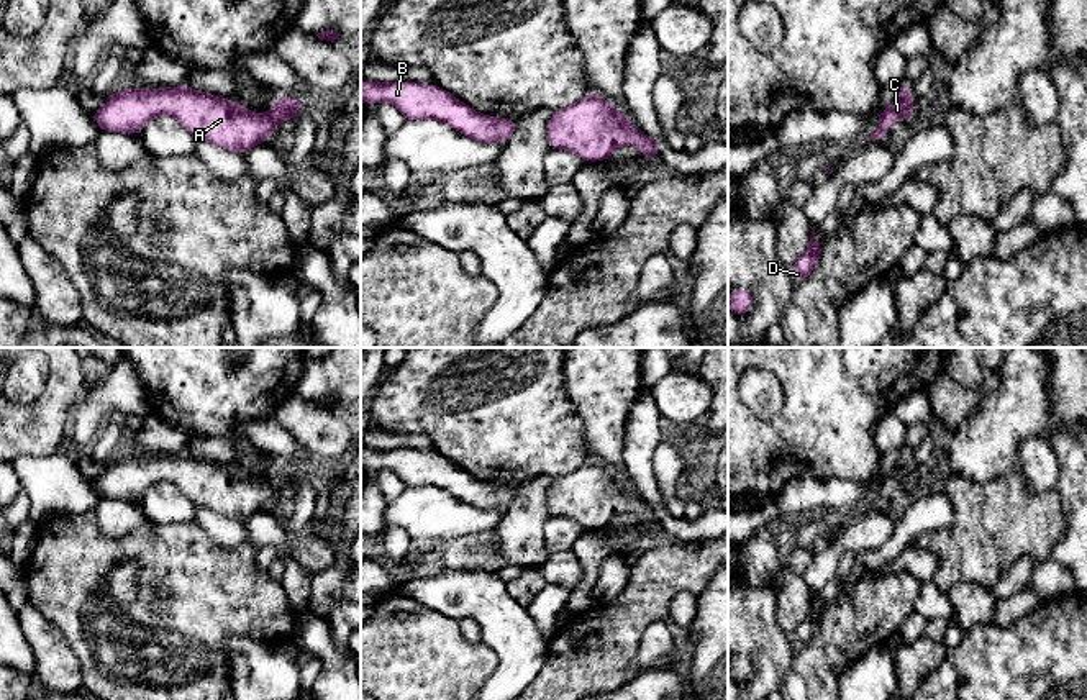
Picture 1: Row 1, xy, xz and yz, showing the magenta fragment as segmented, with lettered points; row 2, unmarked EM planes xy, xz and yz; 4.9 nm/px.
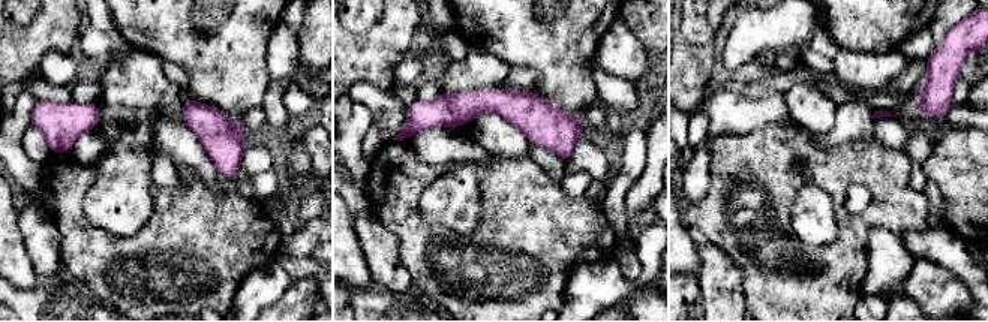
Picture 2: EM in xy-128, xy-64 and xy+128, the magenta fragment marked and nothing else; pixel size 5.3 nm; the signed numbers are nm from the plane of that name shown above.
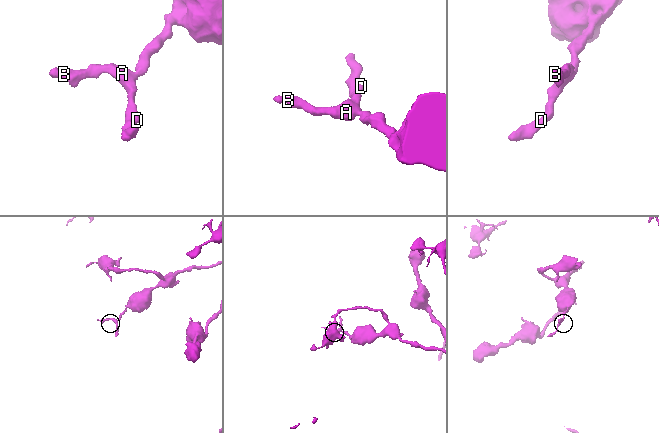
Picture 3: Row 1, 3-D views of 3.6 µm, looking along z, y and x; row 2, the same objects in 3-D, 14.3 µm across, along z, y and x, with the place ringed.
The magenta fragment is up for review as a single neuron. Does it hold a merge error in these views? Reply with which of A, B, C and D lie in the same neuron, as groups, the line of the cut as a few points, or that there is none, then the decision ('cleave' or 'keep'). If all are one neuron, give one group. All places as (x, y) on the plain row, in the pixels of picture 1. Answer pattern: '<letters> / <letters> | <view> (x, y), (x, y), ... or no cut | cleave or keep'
A B C D | no cut | keep

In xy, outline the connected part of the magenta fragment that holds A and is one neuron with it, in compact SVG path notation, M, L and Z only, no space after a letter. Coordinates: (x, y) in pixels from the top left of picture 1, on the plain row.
M189 451L164 457L123 456L113 459L100 477L92 479L102 498L143 500L144 492L159 484L174 484L197 507L246 521L271 505L272 497L302 479L293 464L275 466L262 484L244 472L200 461Z

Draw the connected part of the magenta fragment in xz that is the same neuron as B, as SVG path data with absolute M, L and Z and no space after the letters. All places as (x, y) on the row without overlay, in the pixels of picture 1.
M361 448L362 470L393 470L405 487L438 487L480 510L508 508L516 489L474 479L438 452Z

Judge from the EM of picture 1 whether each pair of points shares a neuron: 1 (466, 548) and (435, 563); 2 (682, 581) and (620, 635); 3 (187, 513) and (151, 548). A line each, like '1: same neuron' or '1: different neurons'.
1: same neuron
2: same neuron
3: different neurons

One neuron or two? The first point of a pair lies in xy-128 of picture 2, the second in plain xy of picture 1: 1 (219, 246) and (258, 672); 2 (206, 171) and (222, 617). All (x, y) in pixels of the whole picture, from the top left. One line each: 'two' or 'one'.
1: two
2: two

